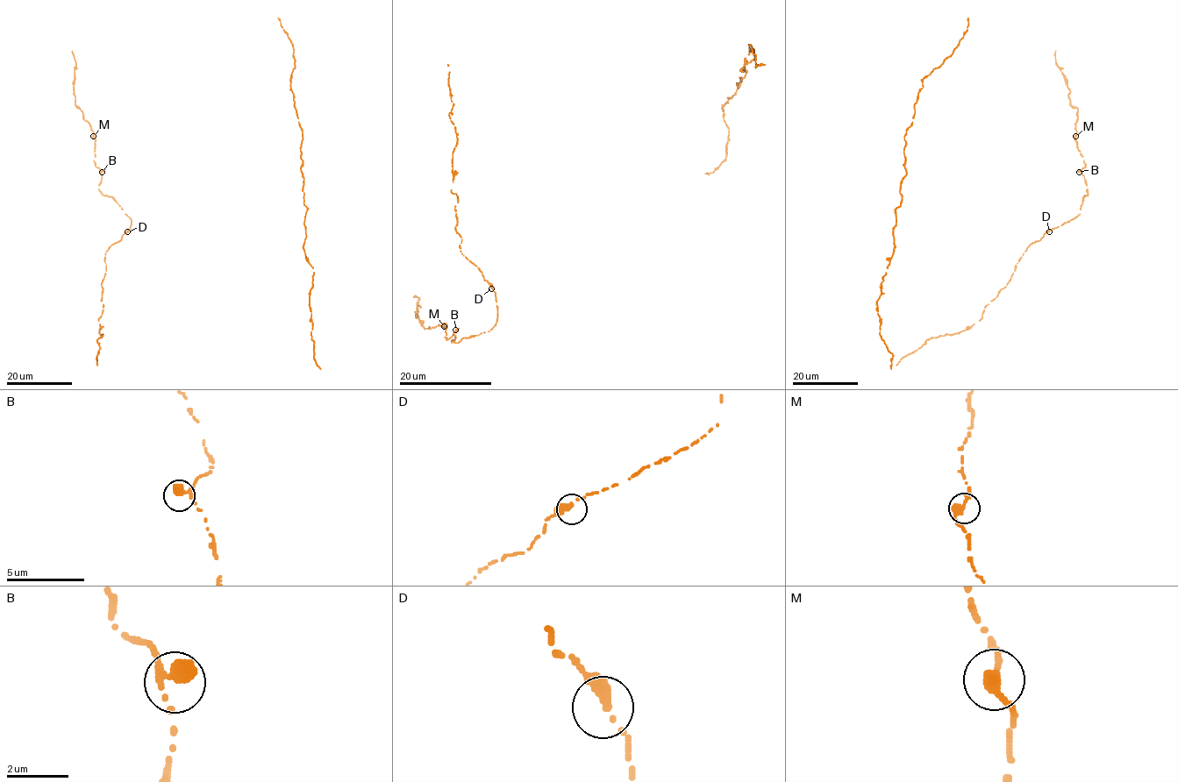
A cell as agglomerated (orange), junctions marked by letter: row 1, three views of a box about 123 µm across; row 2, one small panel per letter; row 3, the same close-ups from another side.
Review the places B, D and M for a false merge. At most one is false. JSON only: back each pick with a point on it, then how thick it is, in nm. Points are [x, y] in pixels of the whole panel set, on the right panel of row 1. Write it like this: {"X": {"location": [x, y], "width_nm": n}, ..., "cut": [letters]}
{"cut": []}

